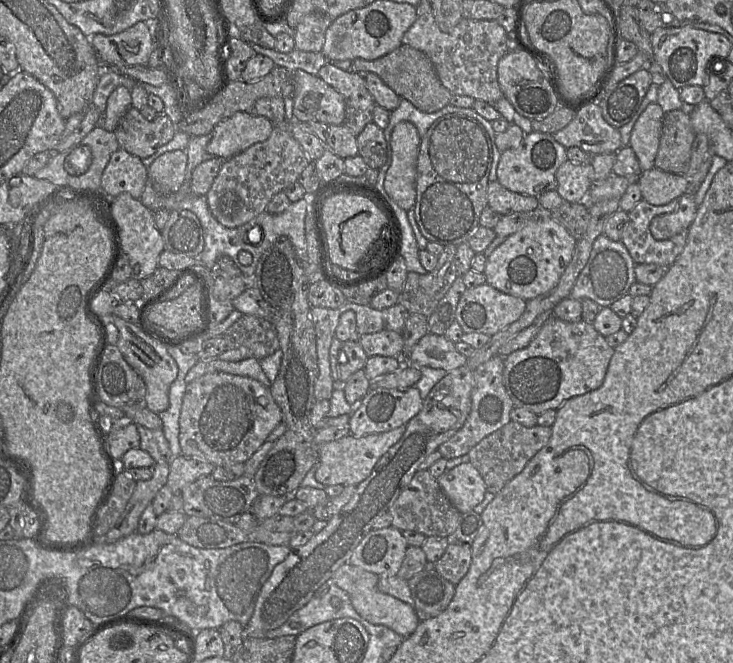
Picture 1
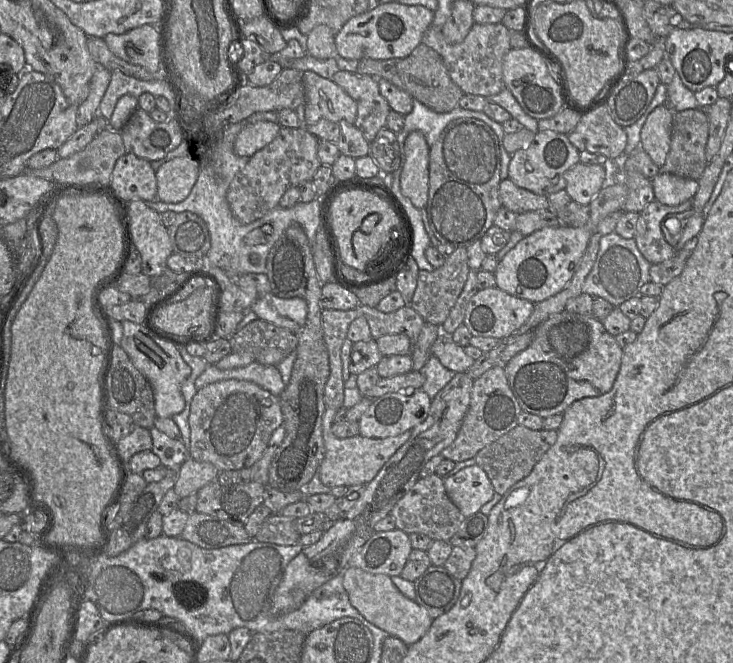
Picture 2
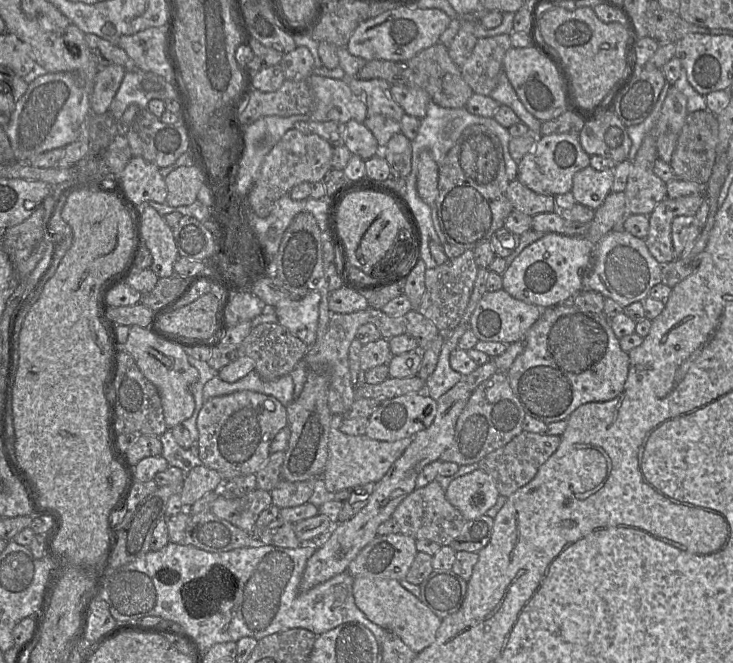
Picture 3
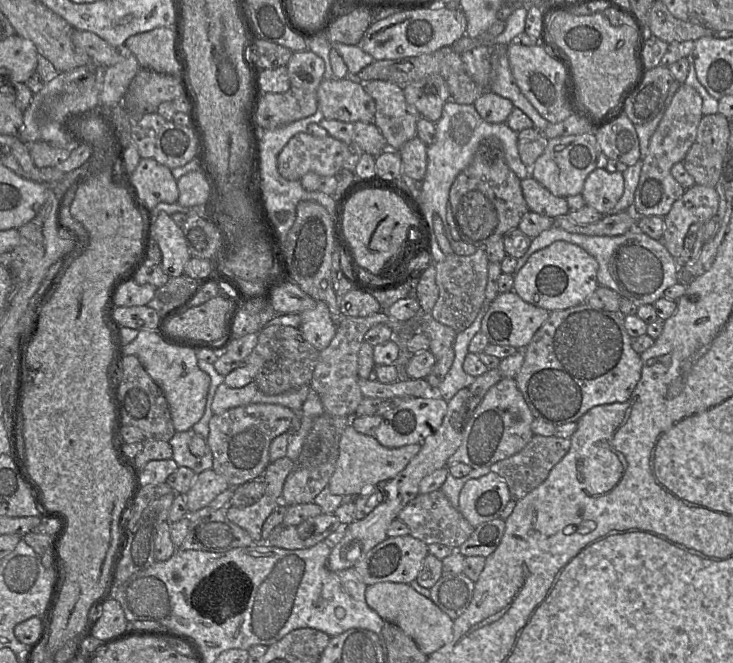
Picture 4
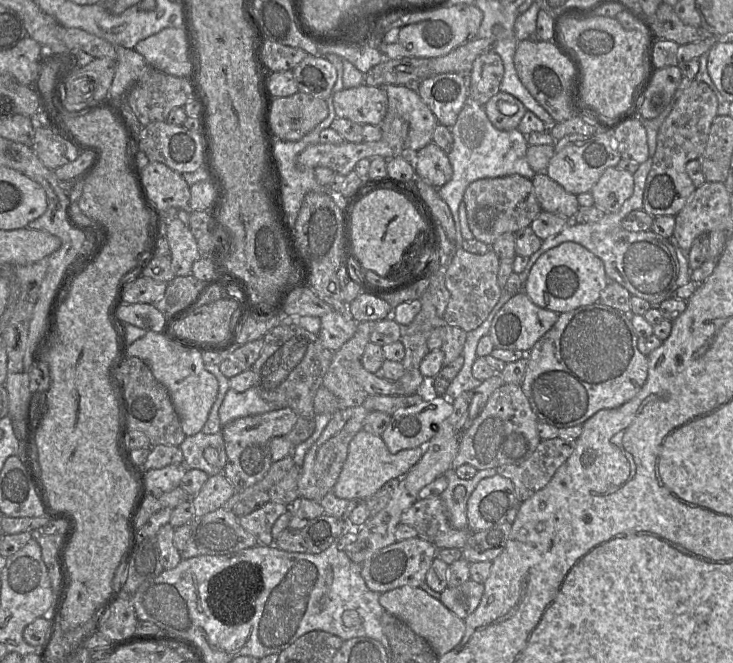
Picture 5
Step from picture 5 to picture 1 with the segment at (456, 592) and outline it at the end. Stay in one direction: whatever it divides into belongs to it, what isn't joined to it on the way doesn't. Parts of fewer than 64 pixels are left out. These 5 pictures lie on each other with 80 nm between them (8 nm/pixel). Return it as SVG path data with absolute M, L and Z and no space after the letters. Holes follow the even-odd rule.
M427 564L425 569L408 581L414 600L414 609L420 621L433 618L443 612L451 603L456 587L453 583L443 578L432 566Z

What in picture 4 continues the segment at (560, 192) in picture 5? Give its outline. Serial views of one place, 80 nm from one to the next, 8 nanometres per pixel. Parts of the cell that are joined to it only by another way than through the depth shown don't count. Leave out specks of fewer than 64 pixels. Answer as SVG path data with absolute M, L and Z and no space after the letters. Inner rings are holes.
M533 177L521 180L521 188L528 210L550 218L566 216L570 212L565 197L553 195Z

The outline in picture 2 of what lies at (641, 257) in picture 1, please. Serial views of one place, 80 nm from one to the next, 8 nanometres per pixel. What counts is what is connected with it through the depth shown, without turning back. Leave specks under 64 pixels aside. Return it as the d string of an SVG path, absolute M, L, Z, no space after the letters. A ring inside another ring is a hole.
M692 199L678 205L666 205L654 200L639 213L634 240L639 251L651 264L670 260L678 253L665 238L662 230L664 220L668 215L685 212L692 208Z

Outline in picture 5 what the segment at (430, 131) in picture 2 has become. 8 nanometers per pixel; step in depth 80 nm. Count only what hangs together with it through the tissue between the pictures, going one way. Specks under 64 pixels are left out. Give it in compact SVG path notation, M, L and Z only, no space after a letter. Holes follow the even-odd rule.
M468 98L458 115L456 123L450 127L453 135L453 147L448 153L453 174L451 179L438 188L439 195L448 204L455 222L457 233L464 240L474 239L469 229L466 206L463 196L466 188L474 181L484 178L500 178L520 175L532 179L536 173L530 167L526 152L529 143L518 129L504 131L497 129L489 120L483 106L473 98Z

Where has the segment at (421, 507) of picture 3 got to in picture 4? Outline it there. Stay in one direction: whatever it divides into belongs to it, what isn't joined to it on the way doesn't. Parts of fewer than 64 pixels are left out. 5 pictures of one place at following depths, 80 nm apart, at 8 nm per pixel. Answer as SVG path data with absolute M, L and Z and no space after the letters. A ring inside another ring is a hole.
M442 490L418 494L398 514L397 519L409 528L409 535L430 544L442 544L452 549L459 548L471 535L473 527L455 509Z

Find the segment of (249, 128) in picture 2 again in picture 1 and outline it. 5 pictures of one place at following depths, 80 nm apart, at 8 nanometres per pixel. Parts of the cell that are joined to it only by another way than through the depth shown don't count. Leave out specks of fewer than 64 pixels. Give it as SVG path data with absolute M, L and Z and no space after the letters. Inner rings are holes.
M237 112L213 128L206 147L207 153L213 157L228 159L267 140L274 126L267 117Z

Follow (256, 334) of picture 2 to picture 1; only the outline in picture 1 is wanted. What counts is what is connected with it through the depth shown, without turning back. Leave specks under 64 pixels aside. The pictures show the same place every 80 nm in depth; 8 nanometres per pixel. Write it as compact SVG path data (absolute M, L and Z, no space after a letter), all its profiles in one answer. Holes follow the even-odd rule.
M242 314L223 334L228 348L245 347L257 360L280 349L277 332L266 319L253 314Z

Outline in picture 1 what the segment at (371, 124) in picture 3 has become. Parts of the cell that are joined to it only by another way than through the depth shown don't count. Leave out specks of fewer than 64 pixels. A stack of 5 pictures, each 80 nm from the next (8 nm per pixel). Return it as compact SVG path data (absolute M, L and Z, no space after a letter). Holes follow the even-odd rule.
M332 63L323 66L316 75L342 95L345 102L343 124L357 136L372 122L376 105L366 88L363 75L341 70Z

